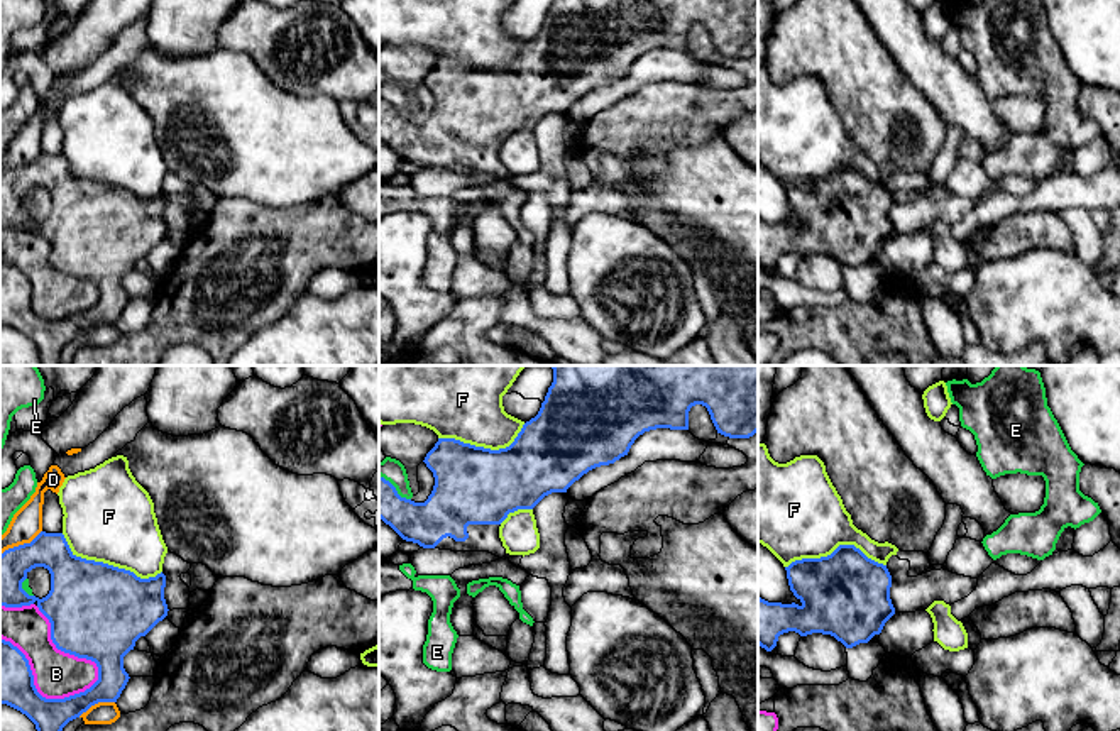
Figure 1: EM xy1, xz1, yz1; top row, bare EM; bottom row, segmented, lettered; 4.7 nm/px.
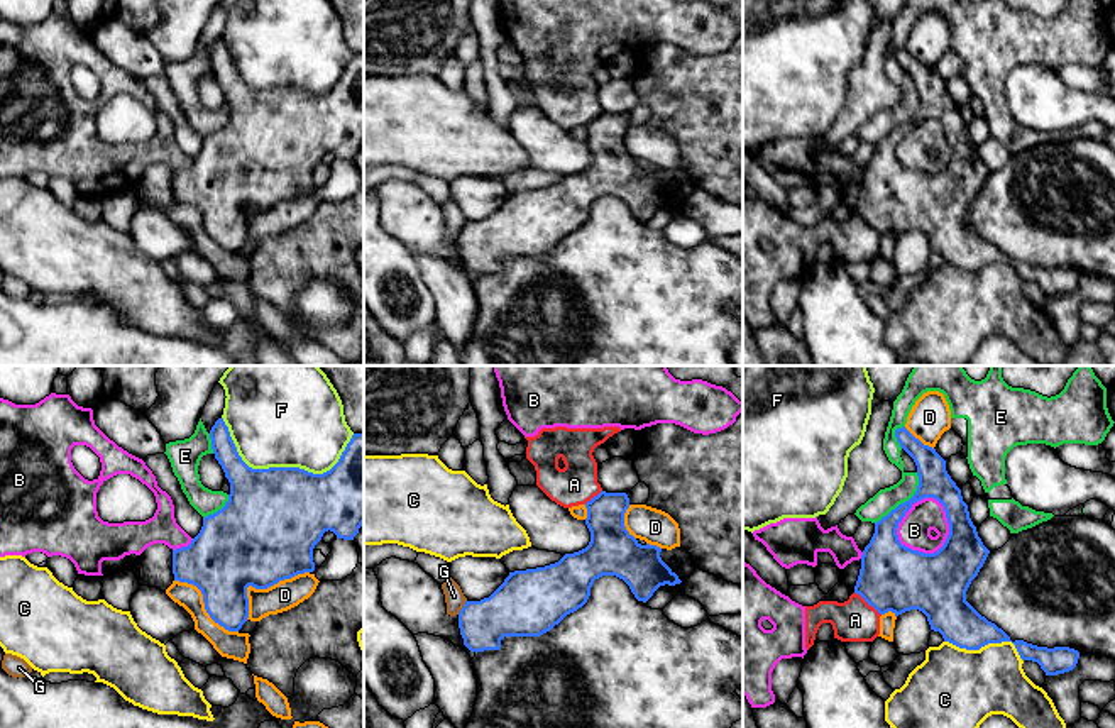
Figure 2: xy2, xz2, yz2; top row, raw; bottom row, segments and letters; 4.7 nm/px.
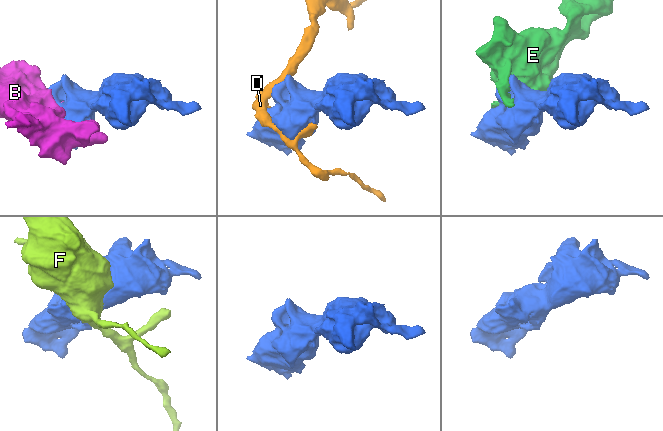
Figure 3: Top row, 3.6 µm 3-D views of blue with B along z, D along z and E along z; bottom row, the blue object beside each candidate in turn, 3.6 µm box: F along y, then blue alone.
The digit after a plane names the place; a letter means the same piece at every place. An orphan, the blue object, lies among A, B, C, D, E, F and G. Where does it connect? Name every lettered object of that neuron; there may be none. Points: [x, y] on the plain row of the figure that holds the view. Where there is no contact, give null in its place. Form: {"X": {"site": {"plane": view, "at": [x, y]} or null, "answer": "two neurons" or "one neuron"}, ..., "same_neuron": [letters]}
{"A": {"site": {"plane": "yz2", "at": [868, 224]}, "answer": "two neurons"}, "B": {"site": {"plane": "xy1", "at": [70, 274]}, "answer": "two neurons"}, "C": {"site": {"plane": "yz2", "at": [987, 264]}, "answer": "two neurons"}, "D": {"site": {"plane": "xy2", "at": [263, 209]}, "answer": "two neurons"}, "E": {"site": {"plane": "yz2", "at": [906, 122]}, "answer": "two neurons"}, "F": {"site": {"plane": "xy2", "at": [283, 88]}, "answer": "two neurons"}, "G": {"site": {"plane": "xz2", "at": [464, 227]}, "answer": "two neurons"}, "same_neuron": []}

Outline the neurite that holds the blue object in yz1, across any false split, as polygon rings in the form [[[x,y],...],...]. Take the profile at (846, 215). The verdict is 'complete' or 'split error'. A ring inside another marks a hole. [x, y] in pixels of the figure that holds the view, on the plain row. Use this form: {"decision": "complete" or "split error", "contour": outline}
{"decision": "complete", "contour": [[[839,166],[827,178],[795,181],[785,191],[790,212],[802,225],[768,223],[758,217],[758,266],[766,272],[771,272],[778,257],[788,252],[800,257],[831,256],[846,269],[853,269],[880,256],[895,235],[890,220],[892,196],[887,186],[868,179],[854,166]]]}

